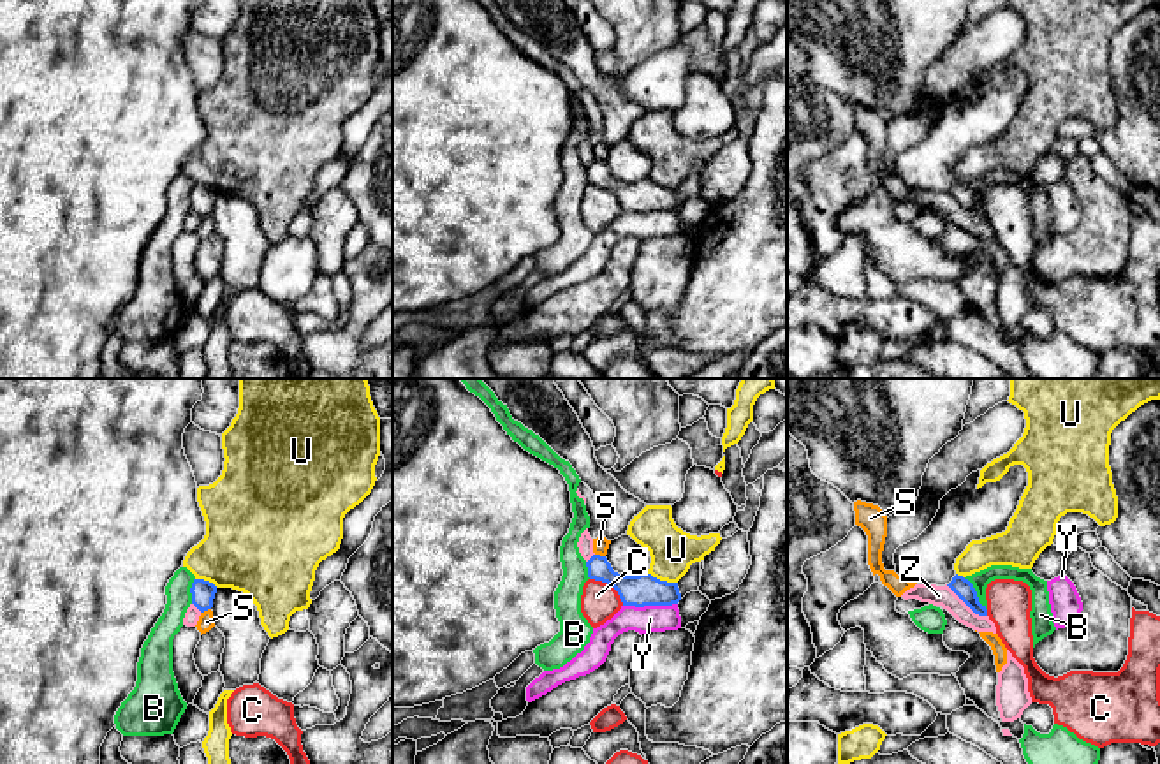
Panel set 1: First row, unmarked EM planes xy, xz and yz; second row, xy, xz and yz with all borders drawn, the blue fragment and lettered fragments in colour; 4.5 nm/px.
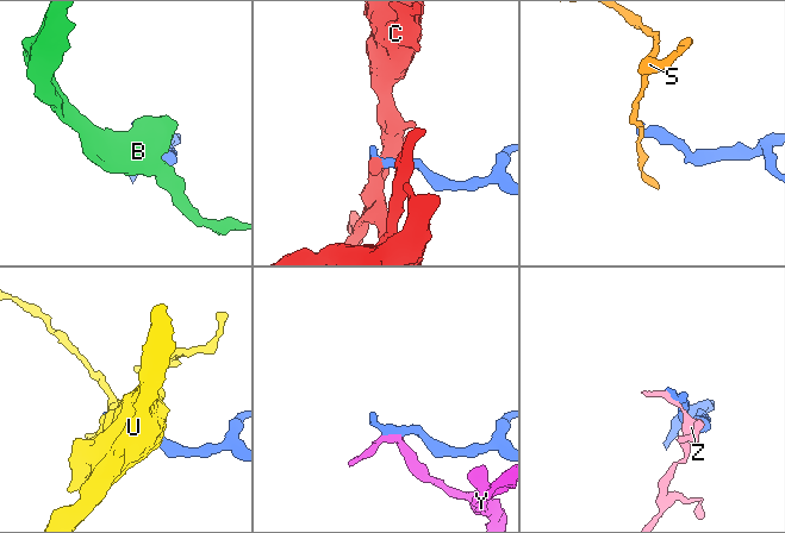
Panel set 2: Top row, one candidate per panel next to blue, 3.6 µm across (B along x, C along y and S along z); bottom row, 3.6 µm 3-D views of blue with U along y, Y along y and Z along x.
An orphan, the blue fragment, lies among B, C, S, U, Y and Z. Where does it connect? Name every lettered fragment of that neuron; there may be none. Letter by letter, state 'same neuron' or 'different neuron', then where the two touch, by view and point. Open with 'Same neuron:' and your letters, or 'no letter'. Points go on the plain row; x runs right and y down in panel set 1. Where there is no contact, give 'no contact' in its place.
Same neuron: no letter
B: different neuron; contact yz (976, 199)
C: different neuron; contact xz (609, 189)
S: different neuron; contact xy (205, 215)
U: different neuron; contact xz (662, 187)
Y: different neuron; contact xz (650, 210)
Z: different neuron; contact yz (967, 210)

